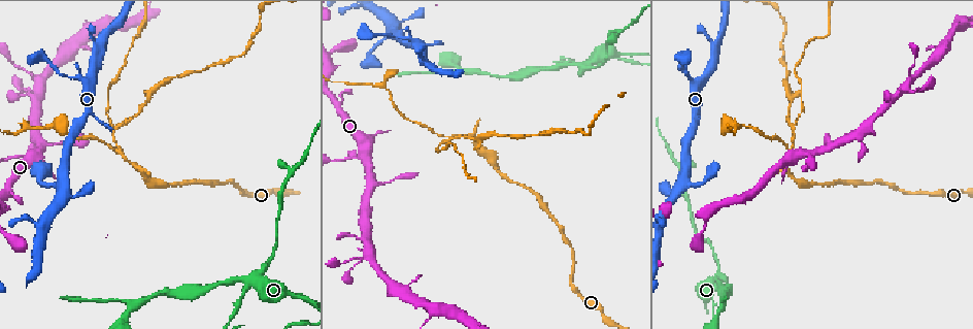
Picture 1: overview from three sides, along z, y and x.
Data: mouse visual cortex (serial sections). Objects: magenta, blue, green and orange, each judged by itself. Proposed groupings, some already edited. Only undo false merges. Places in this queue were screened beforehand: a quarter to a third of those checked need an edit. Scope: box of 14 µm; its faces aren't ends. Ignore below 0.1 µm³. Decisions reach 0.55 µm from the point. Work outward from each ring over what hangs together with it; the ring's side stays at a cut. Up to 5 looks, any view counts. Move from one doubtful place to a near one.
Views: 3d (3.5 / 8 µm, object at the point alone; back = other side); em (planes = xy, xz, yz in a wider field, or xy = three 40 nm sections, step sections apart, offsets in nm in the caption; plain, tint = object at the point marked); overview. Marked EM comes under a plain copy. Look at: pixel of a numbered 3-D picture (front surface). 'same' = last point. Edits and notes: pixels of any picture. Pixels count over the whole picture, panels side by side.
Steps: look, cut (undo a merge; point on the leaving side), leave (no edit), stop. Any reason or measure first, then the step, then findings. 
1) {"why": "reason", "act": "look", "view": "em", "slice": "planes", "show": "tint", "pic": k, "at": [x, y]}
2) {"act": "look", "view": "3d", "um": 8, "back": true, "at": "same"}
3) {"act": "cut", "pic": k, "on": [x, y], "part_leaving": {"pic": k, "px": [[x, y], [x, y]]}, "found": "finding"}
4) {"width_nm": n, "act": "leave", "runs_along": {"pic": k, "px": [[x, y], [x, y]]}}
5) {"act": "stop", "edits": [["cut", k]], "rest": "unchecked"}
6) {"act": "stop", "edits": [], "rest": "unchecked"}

{"why": "three arms meet", "act": "look", "view": "3d", "um": 3.5, "pic": 1, "at": [800, 156]}

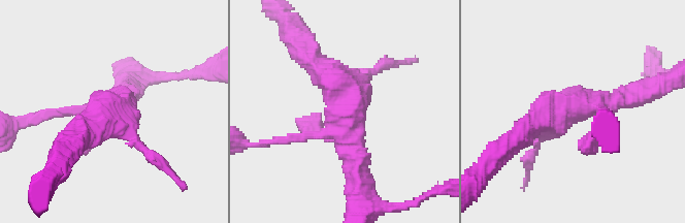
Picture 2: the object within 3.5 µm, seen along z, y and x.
{"why": "now the EM", "act": "look", "view": "em", "slice": "xy", "step": 2, "show": "tint", "pic": 2, "at": [346, 116]}

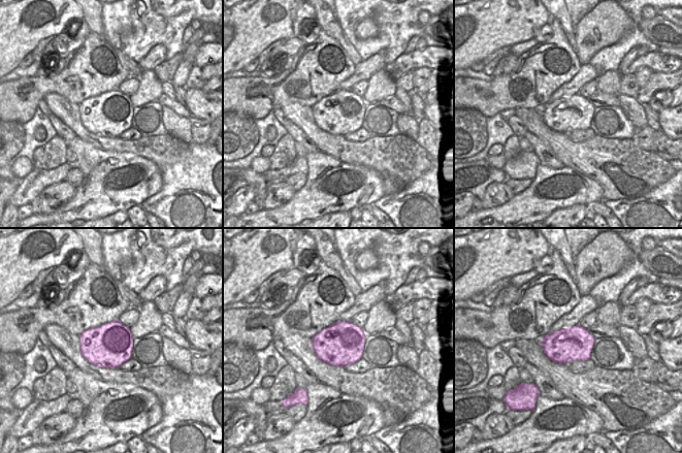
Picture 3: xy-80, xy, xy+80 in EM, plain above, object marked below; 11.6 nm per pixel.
{"width_nm": 500, "act": "leave", "runs_along": {"pic": 2, "px": [[316, 64], [348, 100], [357, 180]]}, "found": "continuous, no second cell"}

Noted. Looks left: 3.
{"why": "a narrow waist", "act": "look", "view": "3d", "um": 3.5, "pic": 1, "at": [120, 153]}

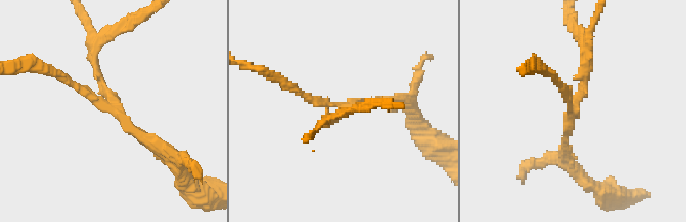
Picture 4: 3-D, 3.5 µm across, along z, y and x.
{"arms": 3, "arm_widths_nm": [100, 150, 150], "why": "now the EM", "act": "look", "view": "em", "slice": "xy", "step": 1, "show": "tint", "pic": 4, "at": [347, 104]}

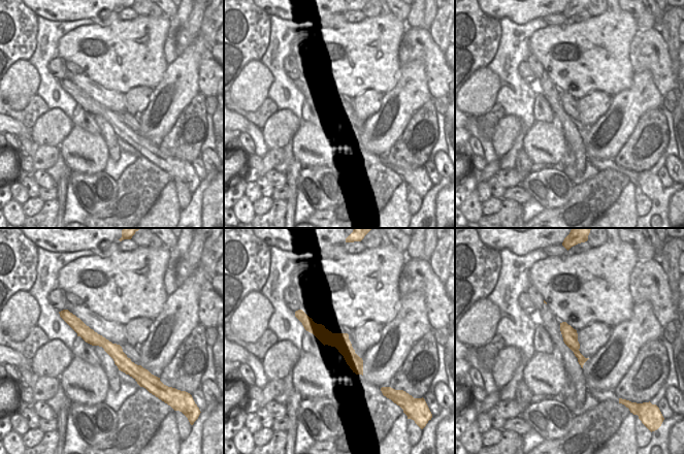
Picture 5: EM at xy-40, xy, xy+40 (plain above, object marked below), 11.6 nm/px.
{"act": "cut", "pic": 4, "on": [583, 68], "part_leaving": {"pic": 4, "px": [[570, 113], [589, 62], [576, 30]]}, "found": "two cells meet here"}

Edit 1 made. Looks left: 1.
{"act": "stop", "edits": [["cut", 4]], "rest": "unchecked"}

